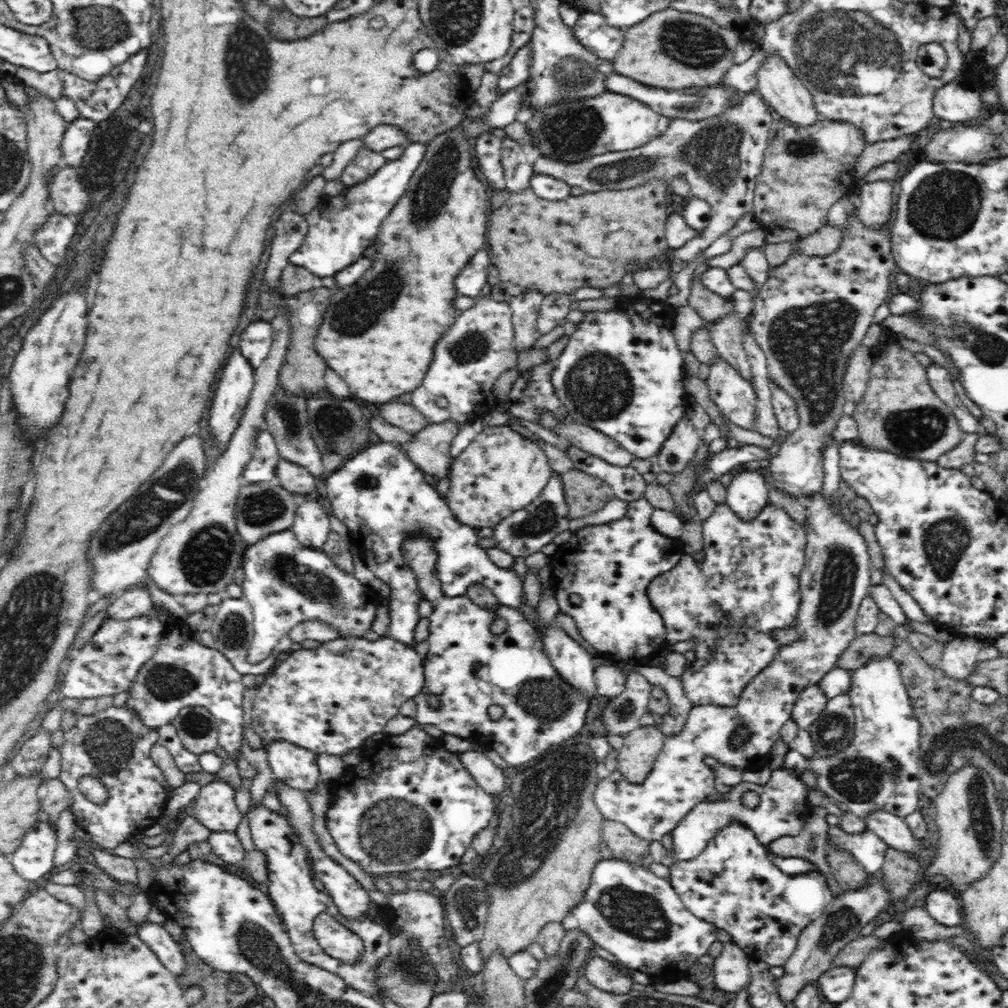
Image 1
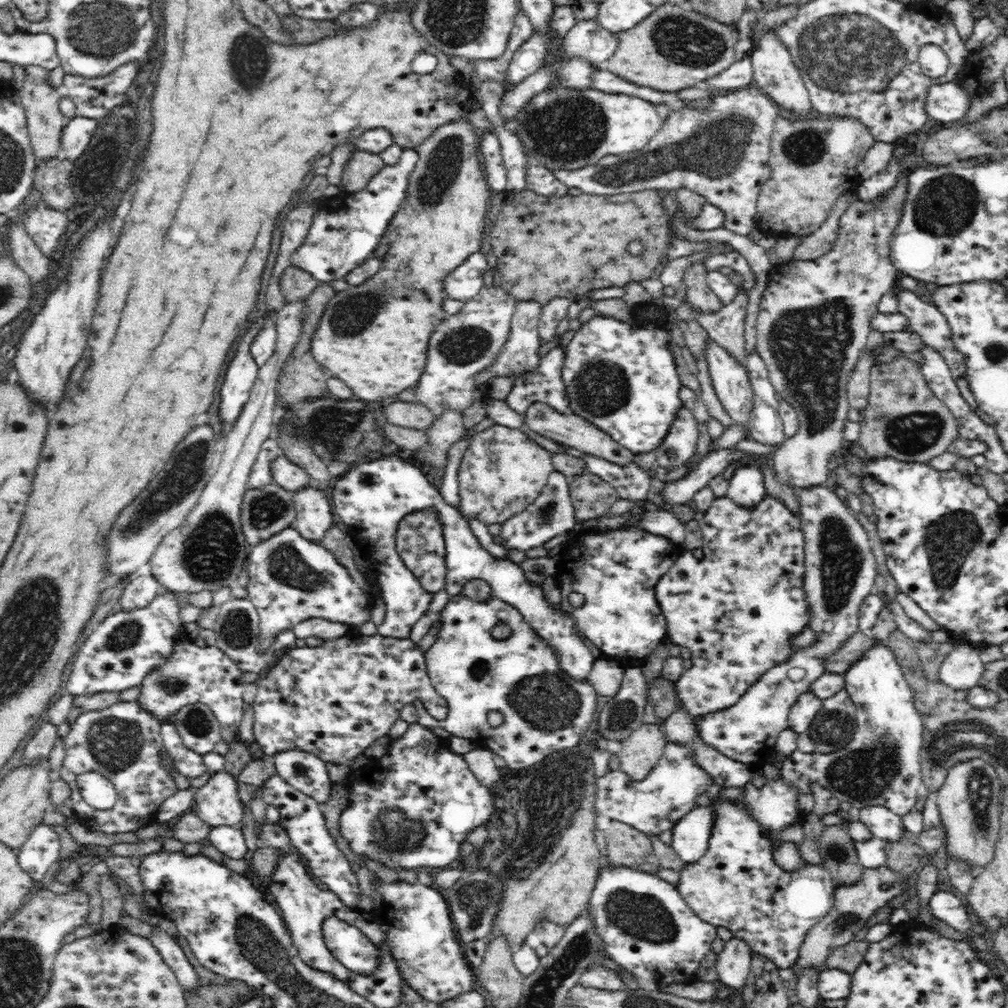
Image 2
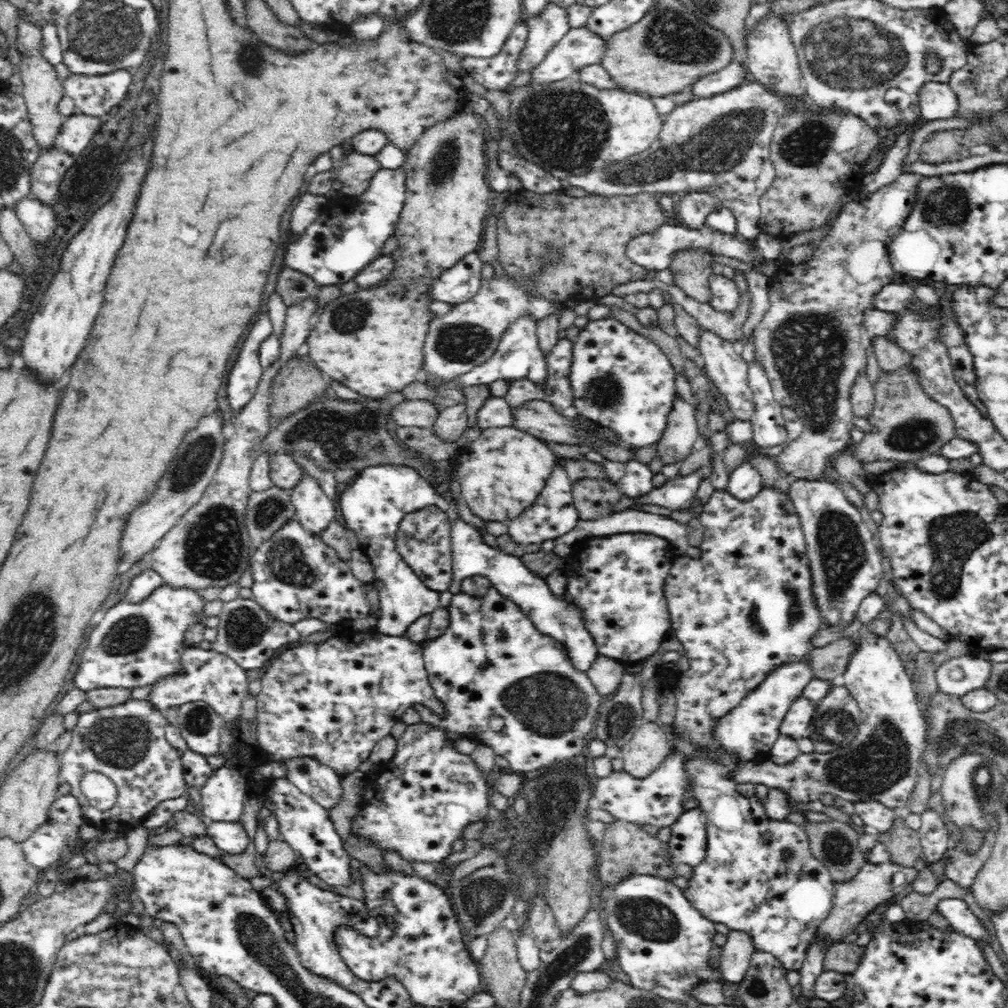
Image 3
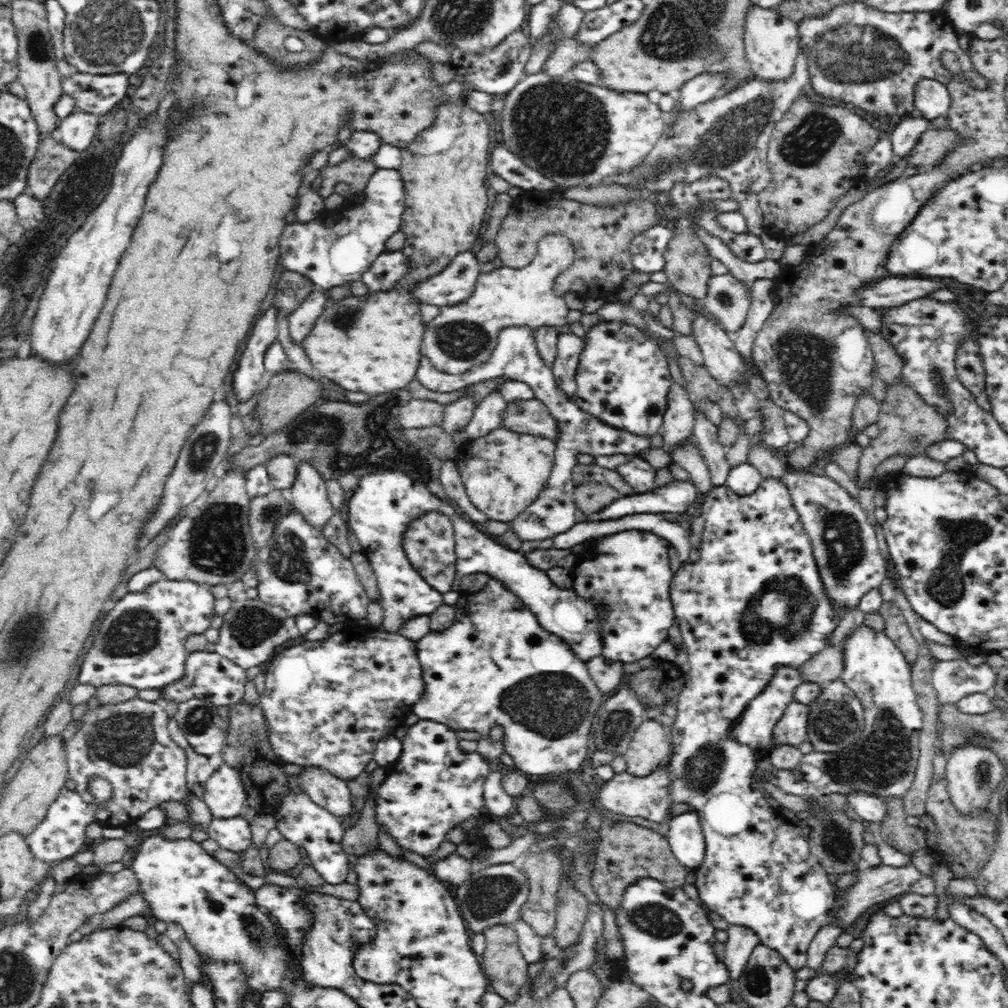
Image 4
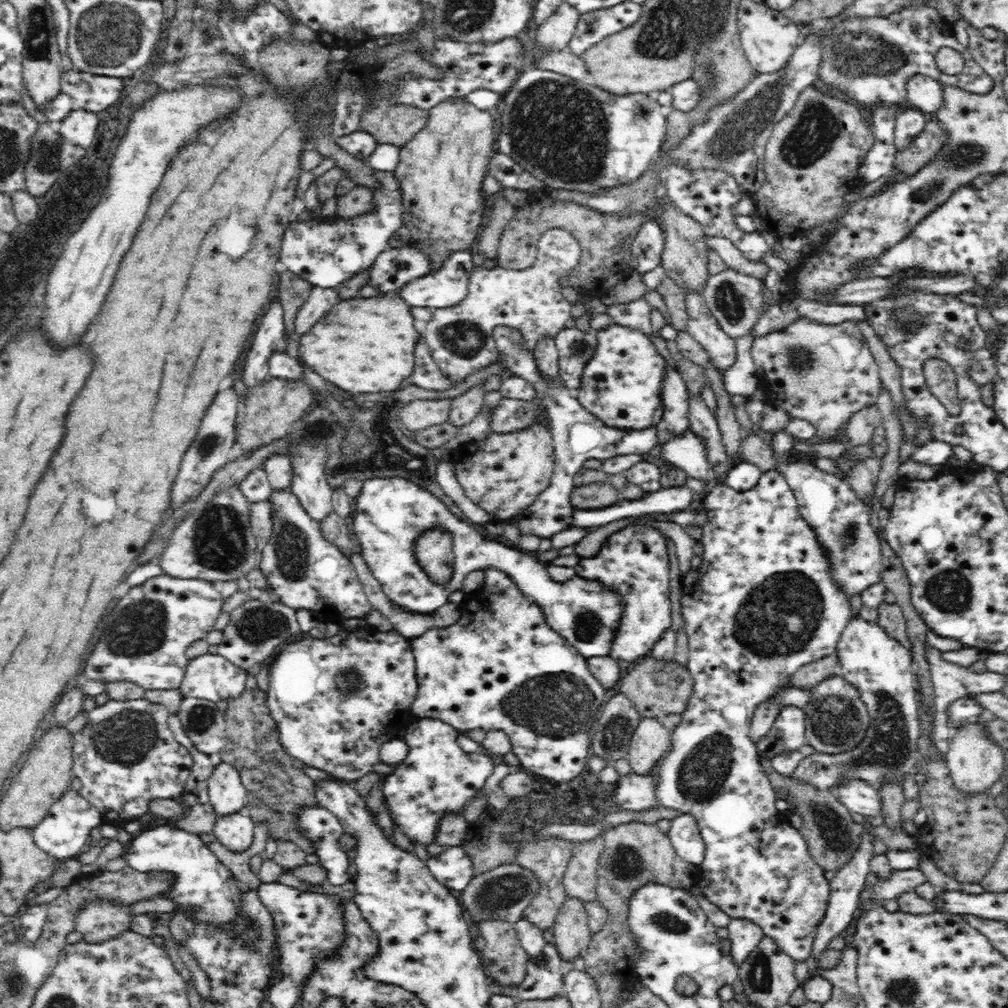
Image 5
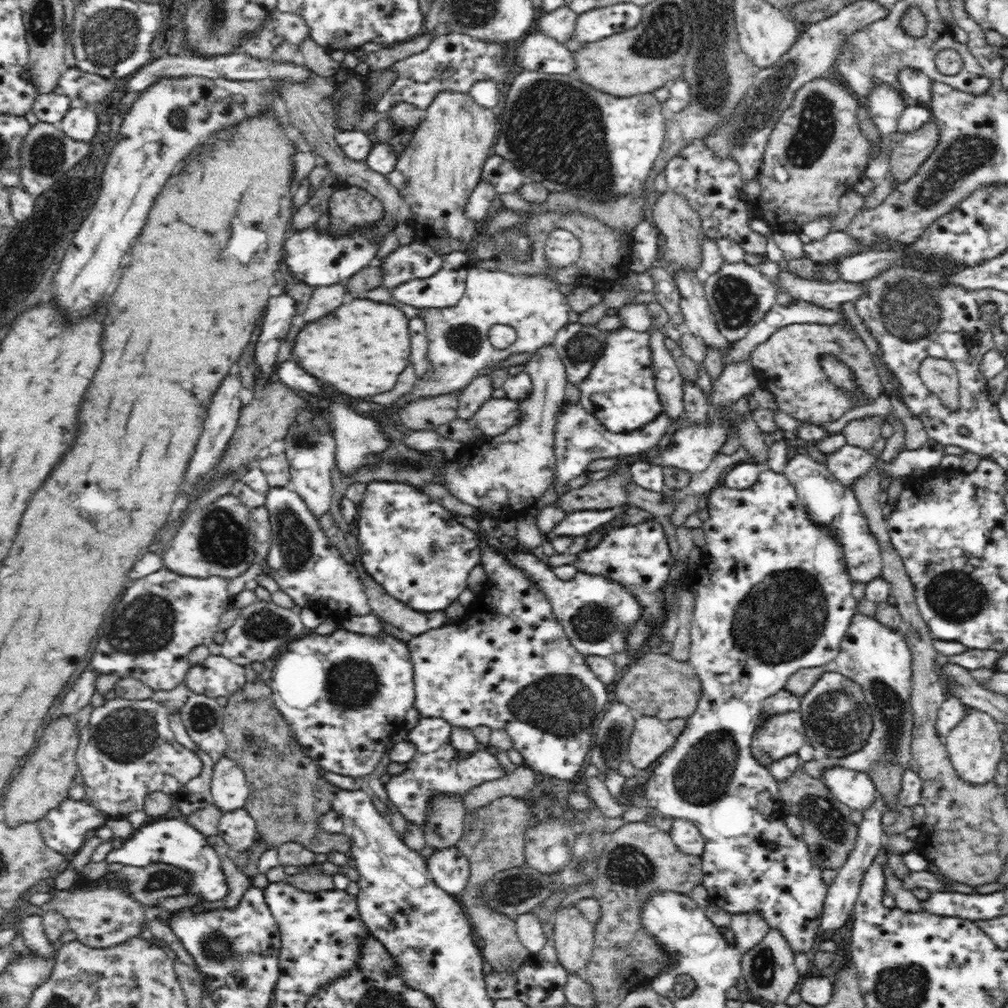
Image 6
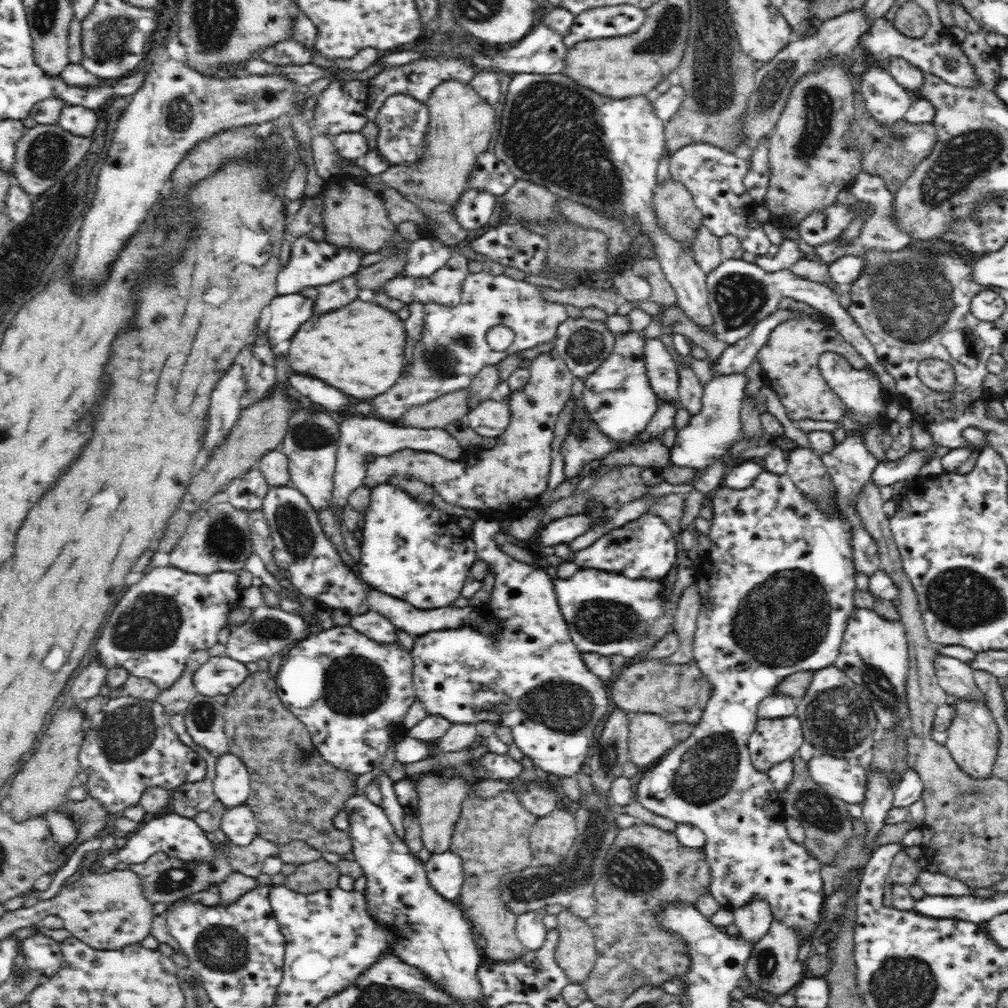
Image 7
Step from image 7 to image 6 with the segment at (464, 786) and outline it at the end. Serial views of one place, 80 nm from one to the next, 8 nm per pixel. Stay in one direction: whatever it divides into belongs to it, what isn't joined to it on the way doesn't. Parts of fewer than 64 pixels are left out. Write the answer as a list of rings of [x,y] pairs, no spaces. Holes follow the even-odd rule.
[[[434,797],[429,804],[429,817],[423,834],[426,845],[438,851],[454,847],[464,834],[464,813],[462,797]]]

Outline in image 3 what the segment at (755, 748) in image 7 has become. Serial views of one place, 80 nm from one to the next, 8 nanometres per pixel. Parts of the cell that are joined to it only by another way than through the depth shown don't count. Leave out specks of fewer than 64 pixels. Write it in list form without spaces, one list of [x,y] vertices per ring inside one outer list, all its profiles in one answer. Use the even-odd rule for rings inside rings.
[[[799,696],[790,706],[790,710],[785,714],[780,732],[795,739],[807,736],[814,716],[816,702]]]

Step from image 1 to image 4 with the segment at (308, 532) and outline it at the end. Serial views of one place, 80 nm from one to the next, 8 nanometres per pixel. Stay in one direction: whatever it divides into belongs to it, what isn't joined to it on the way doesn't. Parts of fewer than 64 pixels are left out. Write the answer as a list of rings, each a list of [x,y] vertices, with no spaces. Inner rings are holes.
[[[298,461],[297,479],[292,491],[292,507],[311,526],[322,528],[334,516],[323,476],[306,461]]]

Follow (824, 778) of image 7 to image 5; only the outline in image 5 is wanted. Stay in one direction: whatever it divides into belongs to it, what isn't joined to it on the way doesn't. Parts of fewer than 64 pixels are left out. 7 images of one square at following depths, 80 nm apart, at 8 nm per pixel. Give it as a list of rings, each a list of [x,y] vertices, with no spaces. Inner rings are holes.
[[[850,780],[839,787],[834,788],[839,801],[851,812],[862,814],[867,819],[878,817],[881,814],[881,794],[874,787],[870,787],[868,783],[862,780]]]

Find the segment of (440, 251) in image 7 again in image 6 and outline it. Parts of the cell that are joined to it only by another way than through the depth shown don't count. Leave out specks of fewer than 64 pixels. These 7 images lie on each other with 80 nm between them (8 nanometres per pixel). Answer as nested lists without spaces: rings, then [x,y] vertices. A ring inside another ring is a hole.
[[[426,243],[402,245],[375,262],[382,269],[380,286],[393,290],[409,280],[428,278],[440,270],[442,260]]]

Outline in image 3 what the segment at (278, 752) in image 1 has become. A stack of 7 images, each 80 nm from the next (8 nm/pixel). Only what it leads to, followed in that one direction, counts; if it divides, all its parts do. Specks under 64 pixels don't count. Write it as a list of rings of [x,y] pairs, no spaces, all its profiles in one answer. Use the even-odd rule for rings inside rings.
[[[295,757],[281,762],[286,767],[285,779],[324,808],[332,808],[342,798],[340,776],[315,758]]]

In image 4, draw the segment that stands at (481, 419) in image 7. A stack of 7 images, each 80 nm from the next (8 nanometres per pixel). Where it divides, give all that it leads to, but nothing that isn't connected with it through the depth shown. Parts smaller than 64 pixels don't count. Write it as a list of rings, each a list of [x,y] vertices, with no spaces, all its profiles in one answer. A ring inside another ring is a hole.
[[[537,398],[507,403],[502,427],[520,433],[541,435],[556,441],[559,426],[549,408]]]

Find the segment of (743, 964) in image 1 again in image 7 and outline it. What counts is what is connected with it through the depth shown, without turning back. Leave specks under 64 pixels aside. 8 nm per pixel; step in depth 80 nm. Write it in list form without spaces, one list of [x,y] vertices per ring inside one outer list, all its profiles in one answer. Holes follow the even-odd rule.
[[[760,899],[732,911],[733,923],[739,932],[738,936],[742,937],[744,941],[750,941],[752,946],[769,931],[773,921],[768,901],[760,901]]]

